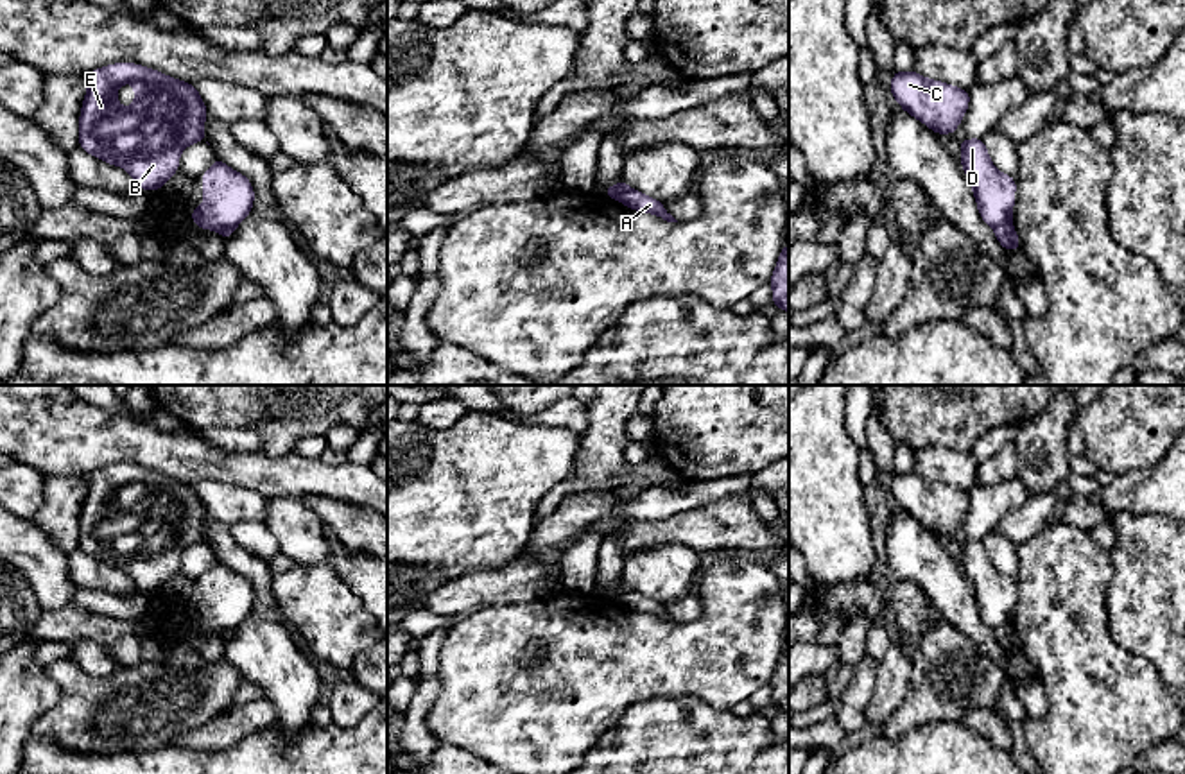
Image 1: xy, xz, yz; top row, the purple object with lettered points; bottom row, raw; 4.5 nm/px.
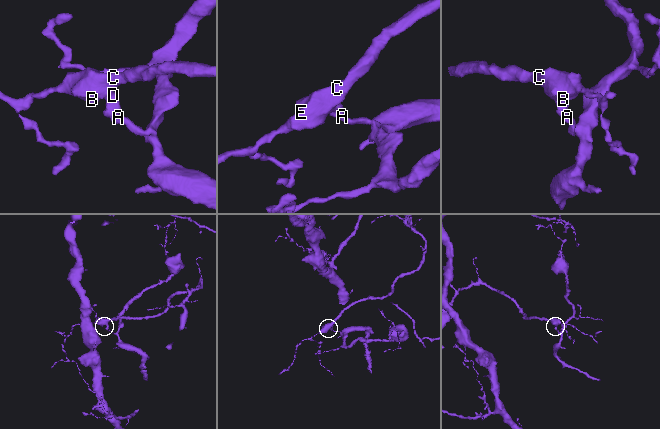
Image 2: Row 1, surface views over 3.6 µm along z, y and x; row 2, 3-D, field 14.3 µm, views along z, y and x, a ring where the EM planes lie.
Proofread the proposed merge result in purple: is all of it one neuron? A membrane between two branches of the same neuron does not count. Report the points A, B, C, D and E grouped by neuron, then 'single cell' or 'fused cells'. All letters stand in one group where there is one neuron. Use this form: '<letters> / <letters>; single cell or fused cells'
A / B C D E; fused cells

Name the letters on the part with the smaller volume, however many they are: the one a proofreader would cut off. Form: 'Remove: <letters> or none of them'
Remove: A

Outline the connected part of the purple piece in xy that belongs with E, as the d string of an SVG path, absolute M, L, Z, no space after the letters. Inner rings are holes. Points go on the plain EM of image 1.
M113 464L86 475L88 493L79 518L79 548L88 555L122 568L140 591L158 593L177 572L181 552L206 543L204 520L208 509L194 486L169 478L163 473L136 464ZM134 486L134 505L124 509L117 491Z

